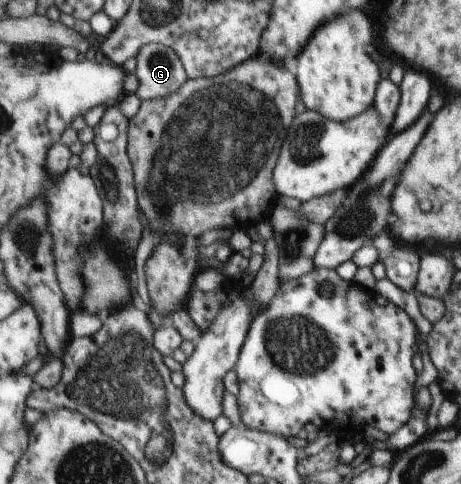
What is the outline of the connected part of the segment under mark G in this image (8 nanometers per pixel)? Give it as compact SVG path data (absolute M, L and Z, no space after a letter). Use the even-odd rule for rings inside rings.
M149 44L140 50L136 61L134 73L140 81L136 94L142 101L167 98L188 82L187 70L169 46Z

